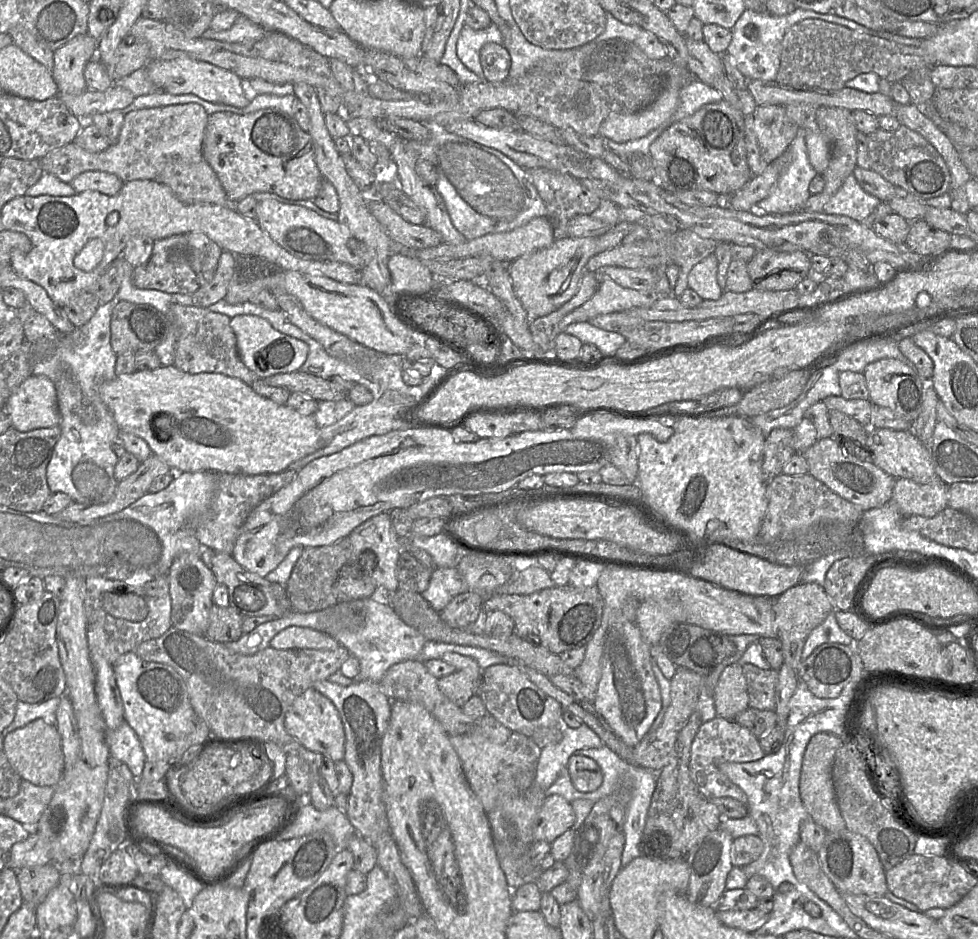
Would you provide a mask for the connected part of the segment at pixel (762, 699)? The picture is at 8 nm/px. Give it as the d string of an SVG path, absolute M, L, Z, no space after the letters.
M743 664L743 673L747 681L749 707L758 710L775 711L775 691L778 672L763 670L752 664Z

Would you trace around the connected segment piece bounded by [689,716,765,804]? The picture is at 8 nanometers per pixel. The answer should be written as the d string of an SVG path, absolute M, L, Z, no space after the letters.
M716 716L704 722L691 745L689 761L690 775L699 792L707 799L729 797L747 804L747 796L741 788L732 783L717 767L719 762L747 763L760 760L765 753L760 745L759 738L735 720L727 720Z

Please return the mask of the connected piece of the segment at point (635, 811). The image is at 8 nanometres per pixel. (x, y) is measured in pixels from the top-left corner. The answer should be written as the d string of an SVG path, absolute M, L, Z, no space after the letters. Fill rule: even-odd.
M605 744L600 748L584 748L578 750L576 753L590 757L597 762L603 773L602 785L593 792L580 792L573 786L568 768L564 767L560 771L554 783L546 790L546 796L557 794L565 798L570 803L576 799L587 799L592 802L596 802L606 796L621 792L624 804L624 817L622 823L624 845L621 854L621 866L624 867L633 859L641 855L640 842L645 828L651 799L655 791L658 772L625 762Z

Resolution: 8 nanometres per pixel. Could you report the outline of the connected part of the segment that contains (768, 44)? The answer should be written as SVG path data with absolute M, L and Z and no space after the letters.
M796 8L792 13L784 16L774 16L769 12L760 13L745 9L732 29L732 40L726 52L730 55L733 63L747 81L758 79L766 82L774 82L776 81L780 67L781 44L785 32L790 26L807 18L831 20L850 29L867 32L877 36L878 32L885 32L869 30L851 20L835 14L820 14L801 8Z

